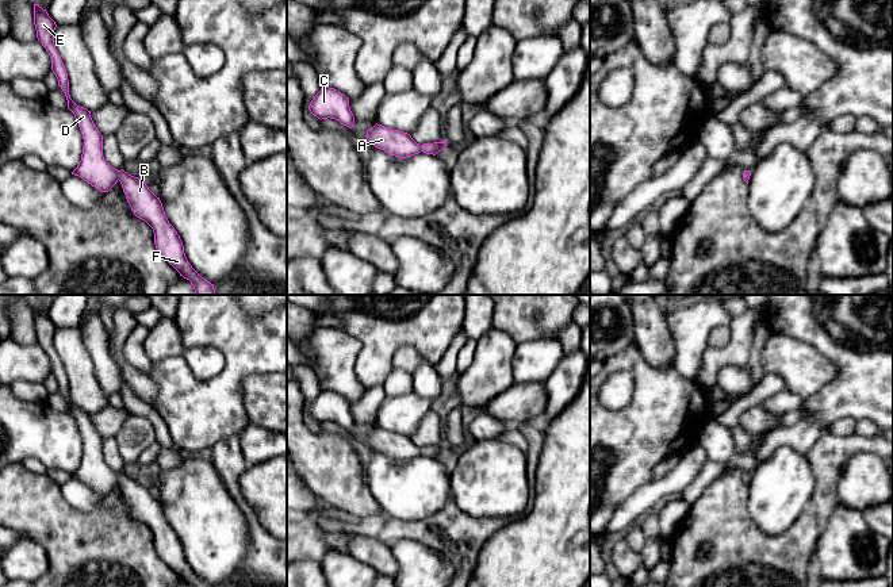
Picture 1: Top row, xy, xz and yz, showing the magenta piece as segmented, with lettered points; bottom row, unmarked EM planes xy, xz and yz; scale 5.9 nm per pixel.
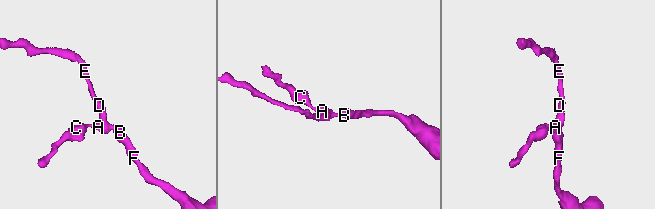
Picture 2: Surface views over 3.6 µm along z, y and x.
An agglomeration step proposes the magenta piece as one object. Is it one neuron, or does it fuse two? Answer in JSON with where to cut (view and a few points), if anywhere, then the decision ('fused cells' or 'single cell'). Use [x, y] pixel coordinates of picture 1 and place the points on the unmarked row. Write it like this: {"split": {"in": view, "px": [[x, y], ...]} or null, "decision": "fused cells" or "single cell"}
{"split": null, "decision": "single cell"}

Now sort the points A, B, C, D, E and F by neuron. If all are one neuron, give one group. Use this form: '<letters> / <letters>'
A B C D E F

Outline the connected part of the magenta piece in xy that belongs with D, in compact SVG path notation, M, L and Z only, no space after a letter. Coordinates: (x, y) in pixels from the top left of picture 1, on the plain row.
M34 307L34 327L38 344L51 361L51 373L66 399L68 411L74 417L83 437L81 464L72 477L81 480L100 495L108 495L119 484L134 518L153 532L157 555L191 587L211 587L188 565L180 538L169 526L160 500L149 492L145 483L123 472L118 473L104 463L103 438L95 429L91 414L70 402L68 376L54 348L57 327L39 307Z

